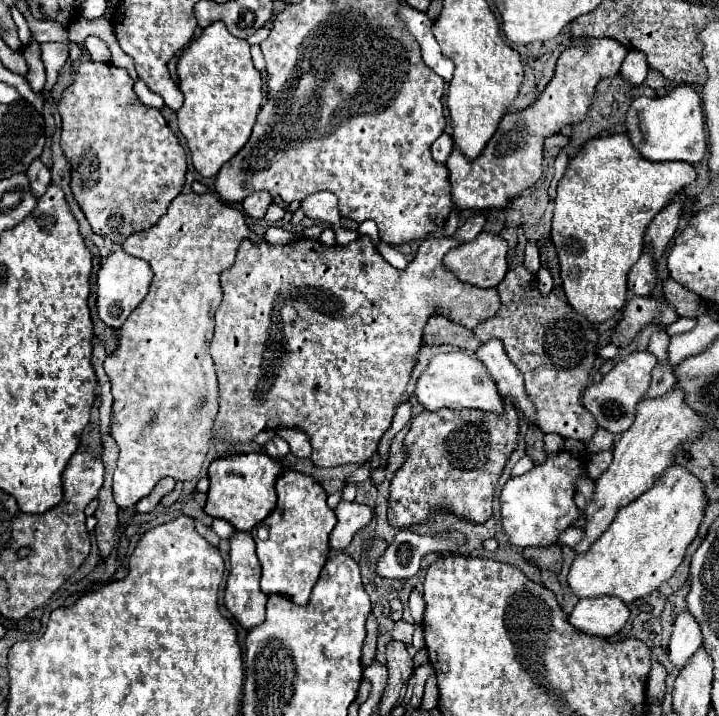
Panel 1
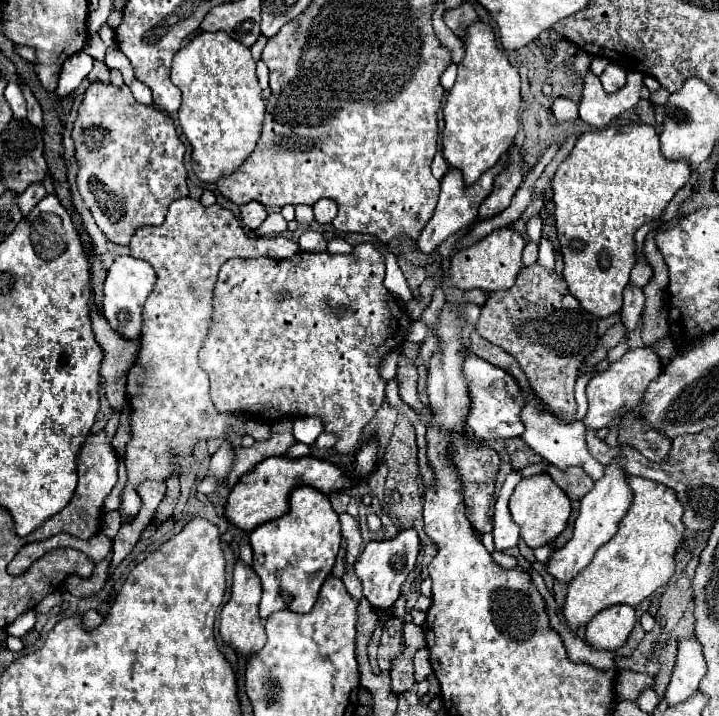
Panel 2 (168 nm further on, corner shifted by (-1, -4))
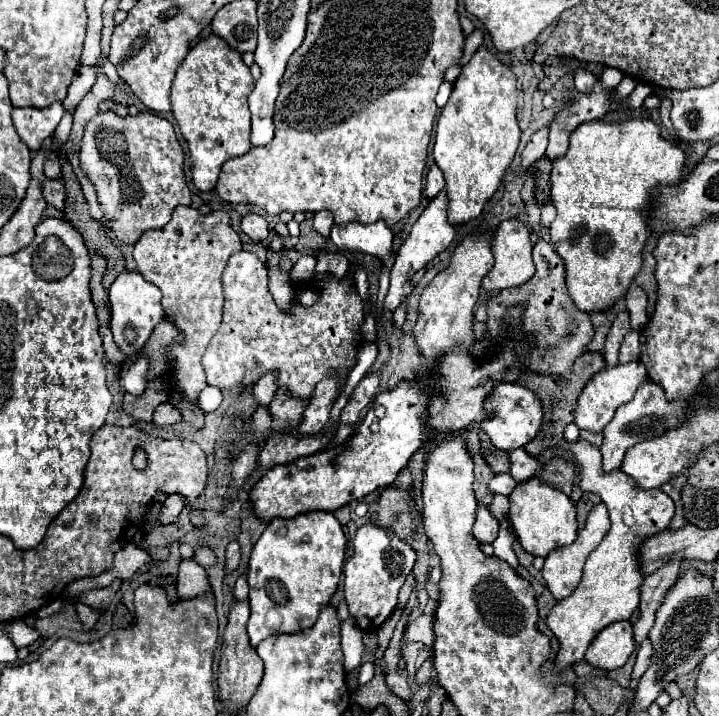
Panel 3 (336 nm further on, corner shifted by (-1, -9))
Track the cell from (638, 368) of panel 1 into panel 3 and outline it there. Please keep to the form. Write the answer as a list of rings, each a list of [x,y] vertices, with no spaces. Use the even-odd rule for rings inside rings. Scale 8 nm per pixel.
[[[640,360],[628,362],[628,364],[616,364],[608,370],[602,370],[598,374],[594,374],[588,384],[584,386],[580,398],[578,398],[578,406],[576,406],[576,418],[574,422],[578,424],[578,428],[588,430],[588,432],[602,432],[604,426],[614,418],[614,412],[618,406],[626,404],[628,400],[632,400],[634,392],[638,390],[638,386],[642,382],[648,380],[646,368]]]

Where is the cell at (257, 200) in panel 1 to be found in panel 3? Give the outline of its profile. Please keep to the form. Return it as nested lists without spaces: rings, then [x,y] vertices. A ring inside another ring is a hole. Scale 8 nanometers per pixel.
[[[246,214],[242,218],[242,224],[240,224],[242,232],[248,234],[254,242],[264,242],[268,236],[270,236],[270,228],[268,228],[268,222],[264,216],[258,216],[258,214]]]

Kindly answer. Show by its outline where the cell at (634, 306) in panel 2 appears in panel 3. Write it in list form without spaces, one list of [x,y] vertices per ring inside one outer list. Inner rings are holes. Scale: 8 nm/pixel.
[[[620,300],[616,306],[616,320],[612,322],[610,326],[610,332],[608,332],[608,338],[606,338],[606,346],[604,346],[604,352],[606,352],[606,362],[610,366],[618,364],[618,350],[620,350],[620,344],[624,340],[624,336],[628,332],[632,332],[632,326],[630,326],[630,314],[626,310],[626,304],[624,300]]]

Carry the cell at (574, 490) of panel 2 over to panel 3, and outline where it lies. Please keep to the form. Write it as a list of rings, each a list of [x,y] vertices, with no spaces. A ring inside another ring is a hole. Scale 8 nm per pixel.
[[[524,448],[508,452],[511,462],[510,474],[518,483],[536,476],[536,472],[544,472],[544,464],[540,464],[536,458],[528,456]]]

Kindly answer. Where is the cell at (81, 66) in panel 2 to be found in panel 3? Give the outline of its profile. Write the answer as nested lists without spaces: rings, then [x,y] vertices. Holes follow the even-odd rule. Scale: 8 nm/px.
[[[54,102],[48,108],[12,108],[12,122],[18,136],[36,152],[46,136],[52,136],[64,114],[62,102]]]

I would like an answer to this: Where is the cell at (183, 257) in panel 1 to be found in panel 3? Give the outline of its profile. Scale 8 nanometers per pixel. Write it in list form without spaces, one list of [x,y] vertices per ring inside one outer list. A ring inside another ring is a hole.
[[[178,206],[172,220],[164,228],[144,232],[134,244],[138,272],[162,290],[164,316],[182,336],[182,342],[170,344],[166,348],[170,364],[166,386],[170,392],[182,394],[192,404],[198,404],[198,394],[208,386],[200,358],[220,326],[224,302],[220,278],[224,266],[228,258],[238,252],[242,252],[242,242],[232,230],[226,212],[210,212],[204,216],[192,206]]]

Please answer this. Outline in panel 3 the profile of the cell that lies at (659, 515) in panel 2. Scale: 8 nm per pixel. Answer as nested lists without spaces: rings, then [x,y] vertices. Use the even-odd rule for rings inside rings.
[[[578,438],[576,442],[566,442],[566,452],[570,452],[574,464],[580,468],[580,488],[582,492],[592,492],[602,498],[608,506],[612,530],[600,542],[600,546],[588,556],[584,564],[582,582],[564,600],[560,600],[548,614],[548,628],[560,642],[560,652],[556,664],[572,666],[576,660],[584,658],[584,652],[598,630],[606,628],[616,620],[628,620],[640,604],[640,588],[644,582],[640,548],[650,536],[670,528],[676,514],[674,500],[662,490],[644,490],[634,478],[626,476],[622,470],[604,472],[600,448]]]

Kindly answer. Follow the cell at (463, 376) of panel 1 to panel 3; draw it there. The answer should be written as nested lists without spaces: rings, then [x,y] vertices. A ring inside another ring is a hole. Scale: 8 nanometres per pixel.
[[[508,382],[494,384],[494,390],[484,400],[484,412],[488,412],[488,418],[482,420],[480,424],[482,430],[488,434],[488,438],[496,448],[506,452],[526,446],[534,438],[542,422],[542,408],[538,396],[518,384],[508,384]]]

